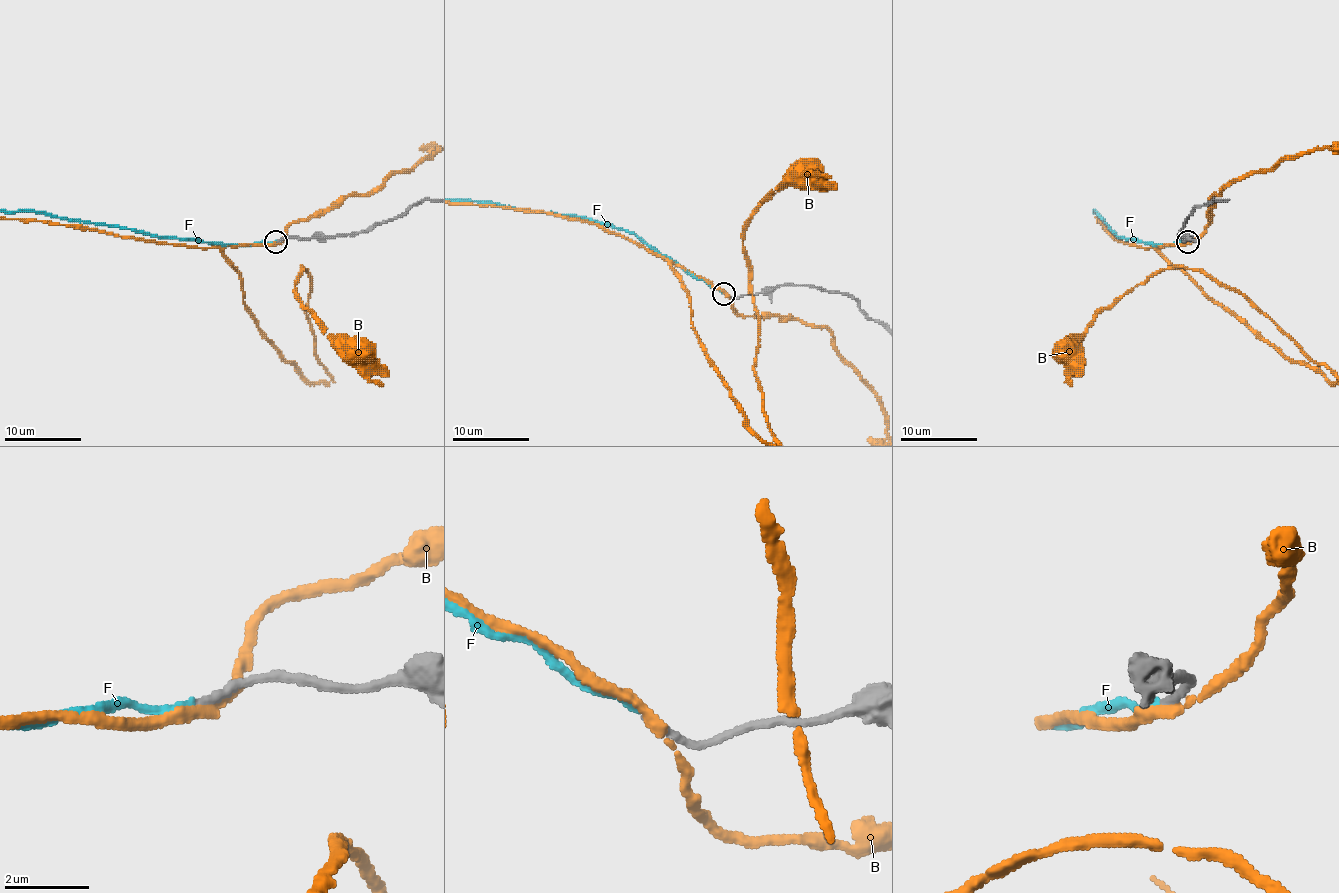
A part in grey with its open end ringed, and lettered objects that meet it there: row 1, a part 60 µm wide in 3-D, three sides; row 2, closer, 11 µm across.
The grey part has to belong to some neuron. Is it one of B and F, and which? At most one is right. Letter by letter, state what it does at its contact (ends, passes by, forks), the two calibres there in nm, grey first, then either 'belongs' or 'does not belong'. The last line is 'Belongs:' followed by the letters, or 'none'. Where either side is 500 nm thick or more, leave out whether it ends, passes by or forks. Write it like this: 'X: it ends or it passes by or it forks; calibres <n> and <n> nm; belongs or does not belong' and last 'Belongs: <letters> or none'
B: it passes by; calibres 200 and 200 nm; does not belong
F: it ends; calibres 160 and 190 nm; belongs
Belongs: F

